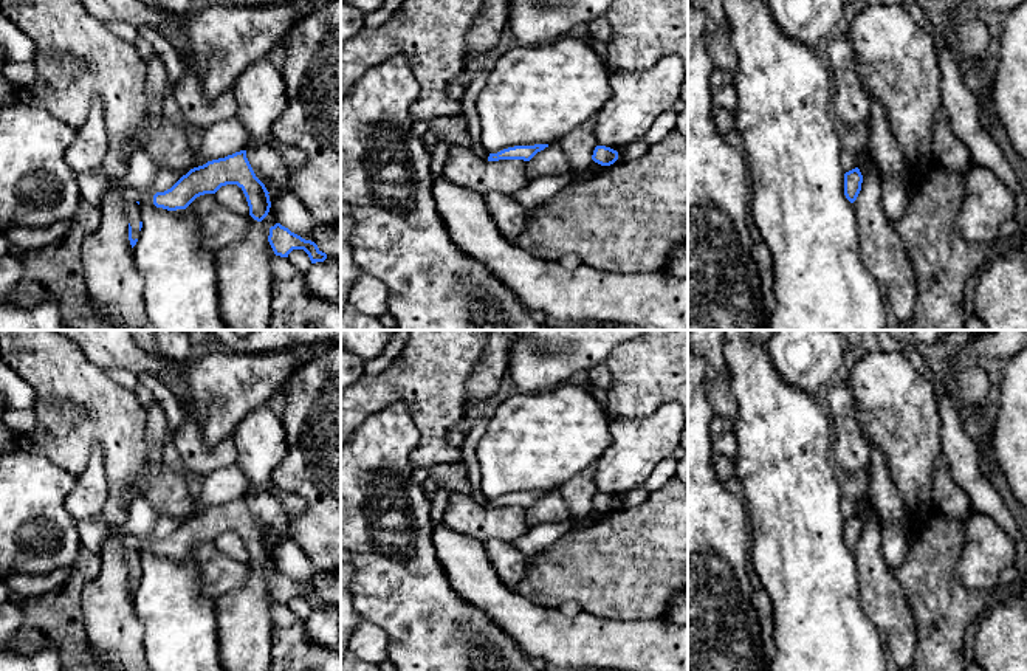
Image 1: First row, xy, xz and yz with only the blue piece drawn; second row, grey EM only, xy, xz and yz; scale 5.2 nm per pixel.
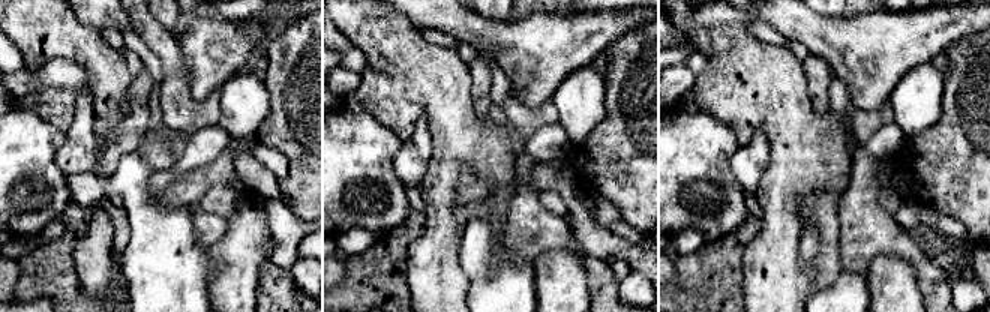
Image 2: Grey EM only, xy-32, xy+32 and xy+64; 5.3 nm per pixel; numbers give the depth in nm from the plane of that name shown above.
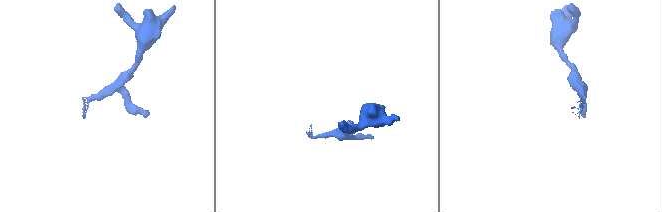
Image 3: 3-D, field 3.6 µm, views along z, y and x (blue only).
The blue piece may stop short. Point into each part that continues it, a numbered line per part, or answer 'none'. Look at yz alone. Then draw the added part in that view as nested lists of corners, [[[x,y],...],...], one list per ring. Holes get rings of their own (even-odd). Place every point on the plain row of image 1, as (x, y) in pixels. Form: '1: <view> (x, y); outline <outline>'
none

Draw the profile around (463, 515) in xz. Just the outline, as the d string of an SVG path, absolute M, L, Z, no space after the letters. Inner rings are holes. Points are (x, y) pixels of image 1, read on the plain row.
M451 493L443 525L477 542L514 542L530 528L527 508L499 507L488 508L477 504L469 493Z

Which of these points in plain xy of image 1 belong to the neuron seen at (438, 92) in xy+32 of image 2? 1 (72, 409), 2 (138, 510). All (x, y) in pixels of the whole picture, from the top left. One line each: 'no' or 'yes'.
1: no
2: no

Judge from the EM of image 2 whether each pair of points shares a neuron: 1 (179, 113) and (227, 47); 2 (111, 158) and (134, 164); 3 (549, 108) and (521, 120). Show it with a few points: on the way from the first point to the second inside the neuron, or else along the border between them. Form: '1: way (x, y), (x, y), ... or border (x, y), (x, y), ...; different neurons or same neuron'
1: border (185, 60), (189, 75), (189, 93), (203, 101); different neurons
2: border (135, 149), (120, 158), (110, 176), (90, 171); different neurons
3: way (542, 116), (528, 120); same neuron

